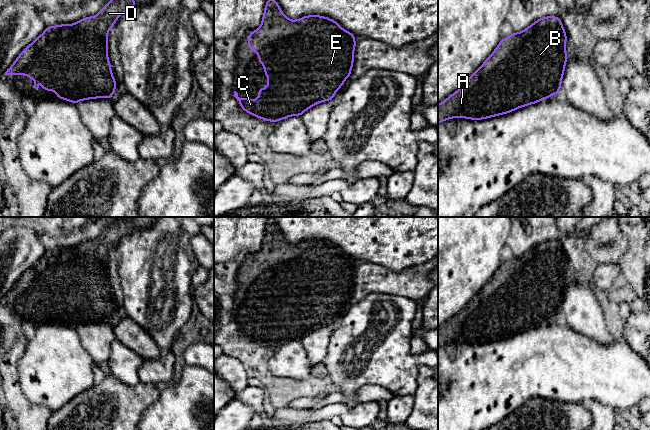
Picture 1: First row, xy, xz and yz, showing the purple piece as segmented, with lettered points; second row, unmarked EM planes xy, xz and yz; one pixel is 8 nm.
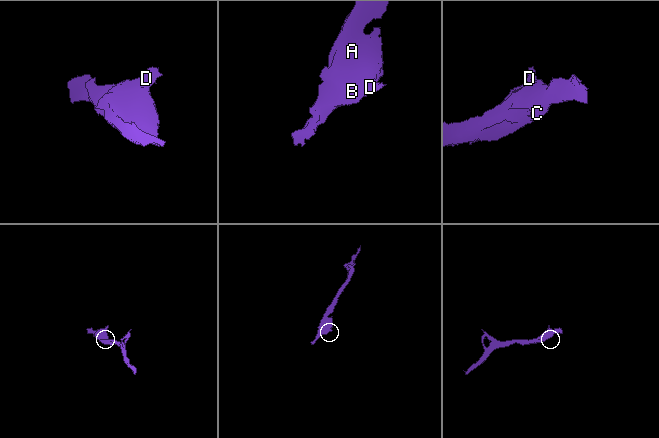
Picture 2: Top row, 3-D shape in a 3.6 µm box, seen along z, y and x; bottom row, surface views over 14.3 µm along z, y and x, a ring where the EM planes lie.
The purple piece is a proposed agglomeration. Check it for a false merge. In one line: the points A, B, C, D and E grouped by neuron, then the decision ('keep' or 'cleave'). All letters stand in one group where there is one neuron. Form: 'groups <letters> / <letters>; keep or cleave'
groups A B C D E; keep

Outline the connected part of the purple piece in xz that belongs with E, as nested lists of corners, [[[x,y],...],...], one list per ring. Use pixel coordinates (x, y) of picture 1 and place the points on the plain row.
[[[269,220],[260,251],[248,257],[248,273],[257,276],[258,287],[264,289],[264,299],[268,301],[267,312],[258,311],[257,325],[240,322],[236,315],[233,320],[244,336],[259,343],[277,347],[291,340],[301,341],[313,330],[332,325],[346,303],[352,300],[357,269],[355,260],[337,245],[321,239],[306,239],[293,245]]]

